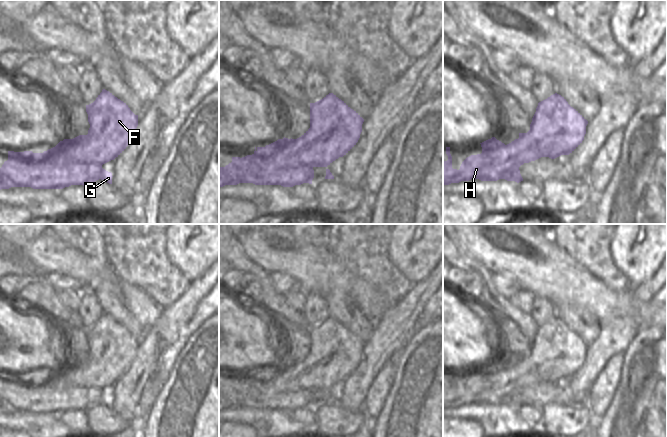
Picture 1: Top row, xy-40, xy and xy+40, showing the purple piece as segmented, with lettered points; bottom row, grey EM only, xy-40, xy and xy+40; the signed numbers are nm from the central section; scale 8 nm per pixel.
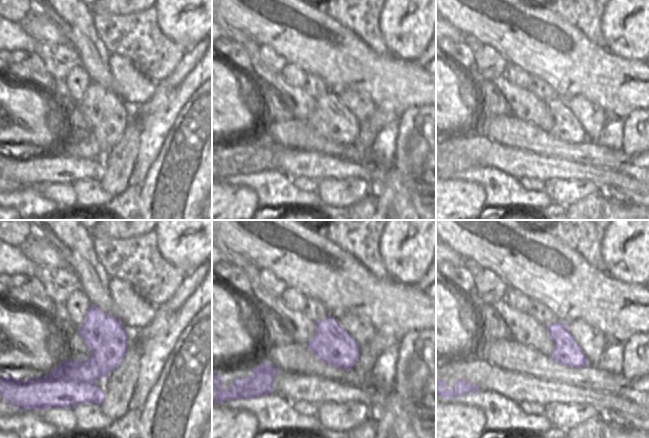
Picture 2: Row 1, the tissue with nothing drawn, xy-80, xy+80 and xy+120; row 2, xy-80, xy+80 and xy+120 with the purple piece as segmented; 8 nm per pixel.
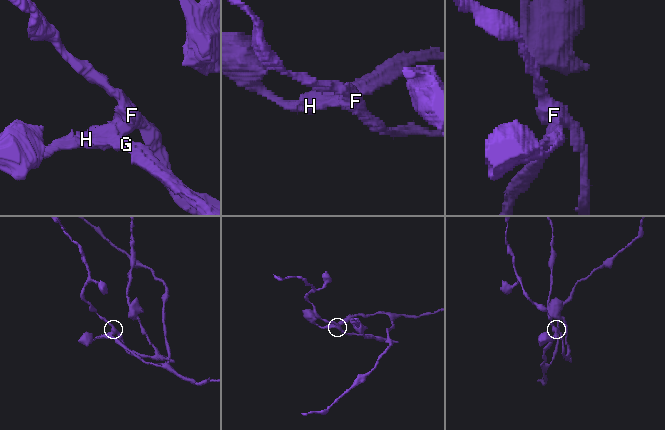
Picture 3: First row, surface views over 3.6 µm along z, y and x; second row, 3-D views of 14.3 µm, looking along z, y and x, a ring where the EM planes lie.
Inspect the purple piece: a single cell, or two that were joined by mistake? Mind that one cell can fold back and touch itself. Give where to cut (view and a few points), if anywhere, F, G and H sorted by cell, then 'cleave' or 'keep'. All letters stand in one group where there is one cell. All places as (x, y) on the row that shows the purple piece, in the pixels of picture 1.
xy-40 (65, 139), (71, 143), (75, 162), (101, 165) | F / G H | cleave

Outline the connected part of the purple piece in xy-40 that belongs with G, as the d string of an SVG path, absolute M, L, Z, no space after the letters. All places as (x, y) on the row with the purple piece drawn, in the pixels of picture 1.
M64 139L43 153L32 151L8 151L8 160L0 168L0 190L11 187L33 189L63 189L71 185L87 186L99 179L112 184L112 173L95 163L75 163L76 154L70 148L71 141Z

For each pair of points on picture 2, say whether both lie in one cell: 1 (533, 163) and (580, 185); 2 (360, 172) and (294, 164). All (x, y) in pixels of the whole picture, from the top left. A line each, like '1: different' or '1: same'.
1: different
2: same

